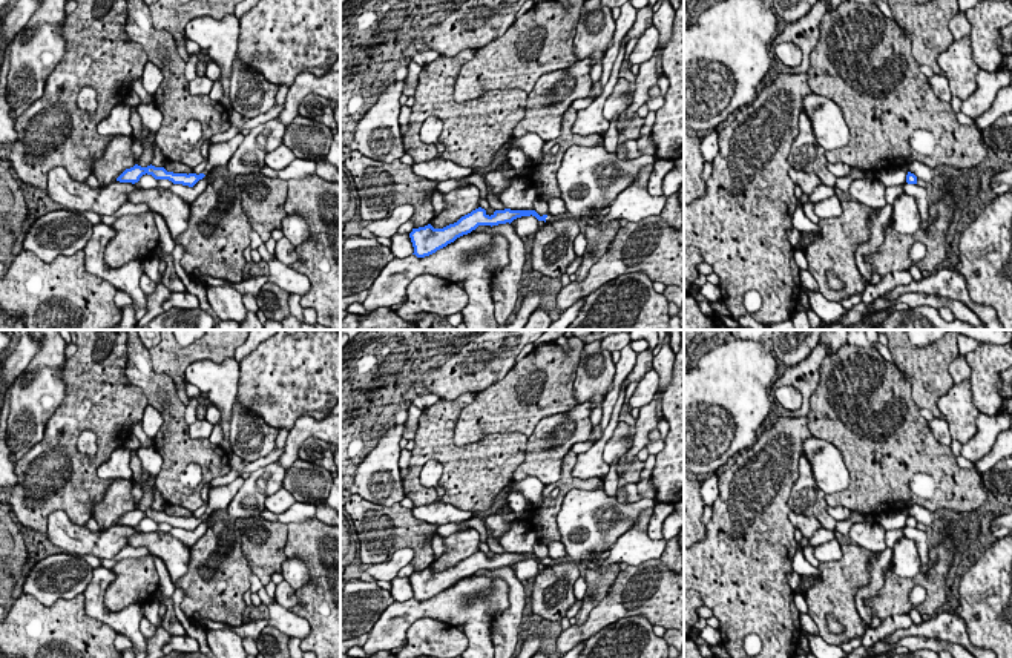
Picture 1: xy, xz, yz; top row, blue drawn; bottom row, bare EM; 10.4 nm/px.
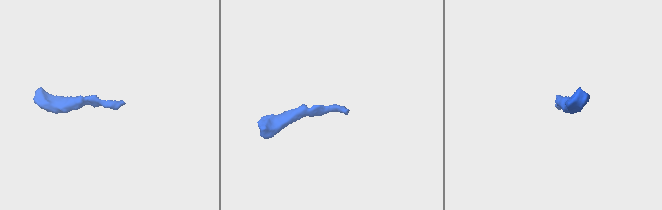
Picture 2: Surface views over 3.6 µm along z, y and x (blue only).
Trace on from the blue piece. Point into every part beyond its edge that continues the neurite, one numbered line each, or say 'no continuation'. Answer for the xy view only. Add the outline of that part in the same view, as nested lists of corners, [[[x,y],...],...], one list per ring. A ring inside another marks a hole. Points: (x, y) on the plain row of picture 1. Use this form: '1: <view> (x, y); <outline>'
no continuation

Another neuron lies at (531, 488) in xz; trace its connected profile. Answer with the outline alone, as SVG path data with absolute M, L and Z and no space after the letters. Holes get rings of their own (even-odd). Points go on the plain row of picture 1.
M526 477L523 480L518 482L512 482L511 483L511 492L521 492L524 495L526 500L534 502L535 508L541 503L541 495L544 491L544 483L541 483L537 477Z

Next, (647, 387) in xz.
M652 368L639 380L635 393L629 399L630 408L641 408L647 405L649 402L652 402L658 388L659 388L659 374Z

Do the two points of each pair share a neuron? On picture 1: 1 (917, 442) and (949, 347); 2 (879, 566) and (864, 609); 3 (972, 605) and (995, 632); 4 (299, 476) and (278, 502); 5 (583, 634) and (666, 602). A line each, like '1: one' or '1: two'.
1: two
2: one
3: one
4: two
5: one

